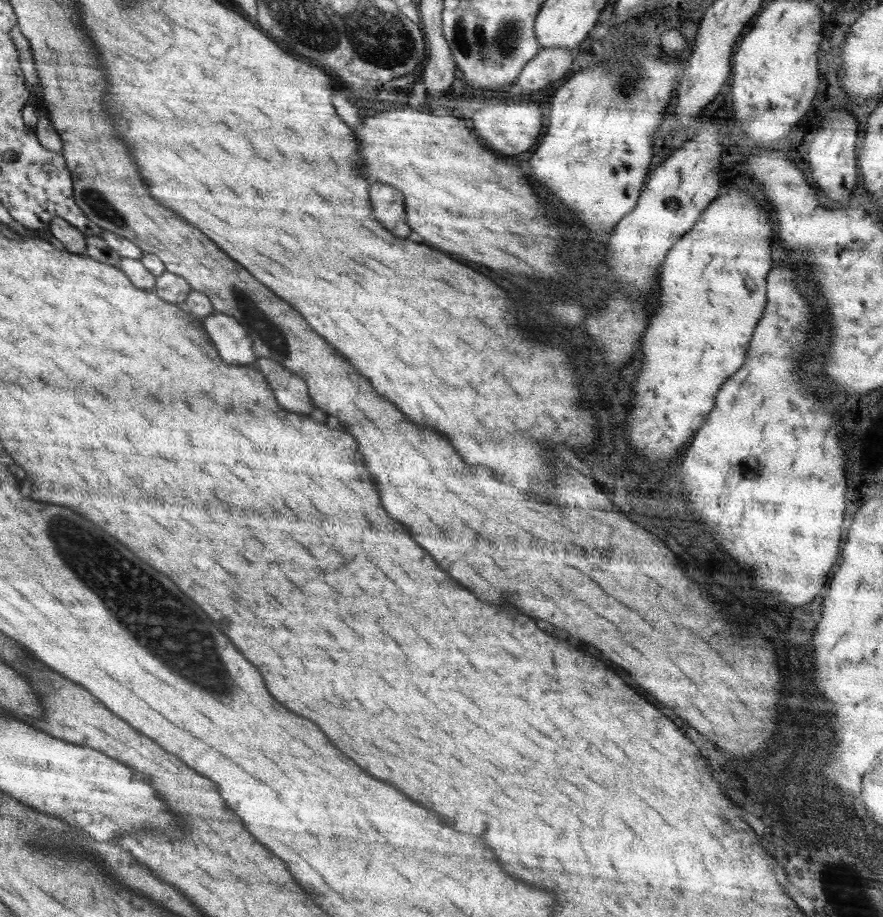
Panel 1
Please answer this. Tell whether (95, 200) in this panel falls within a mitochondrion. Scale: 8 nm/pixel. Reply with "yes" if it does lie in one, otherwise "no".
yes

